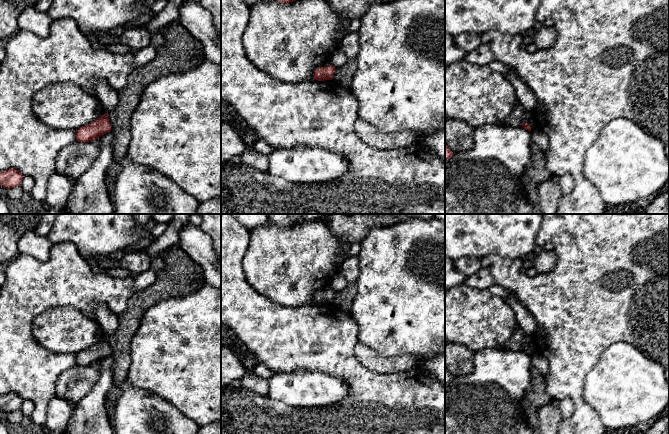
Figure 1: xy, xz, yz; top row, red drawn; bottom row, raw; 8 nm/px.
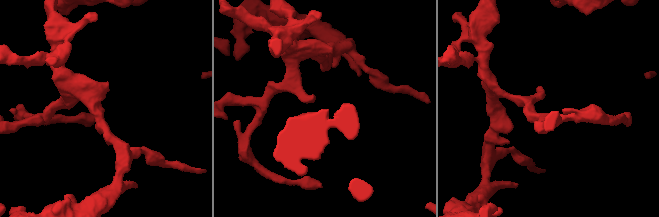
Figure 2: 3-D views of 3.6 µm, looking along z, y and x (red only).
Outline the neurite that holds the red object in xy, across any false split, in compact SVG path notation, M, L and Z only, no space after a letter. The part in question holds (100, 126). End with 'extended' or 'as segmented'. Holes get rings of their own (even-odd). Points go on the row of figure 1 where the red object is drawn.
M106 113L90 124L76 130L76 141L83 143L93 141L109 131L111 131L111 125Z; as segmented

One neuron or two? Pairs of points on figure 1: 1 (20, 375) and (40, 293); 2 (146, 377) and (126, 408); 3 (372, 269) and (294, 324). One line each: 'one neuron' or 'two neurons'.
1: one neuron
2: two neurons
3: two neurons

